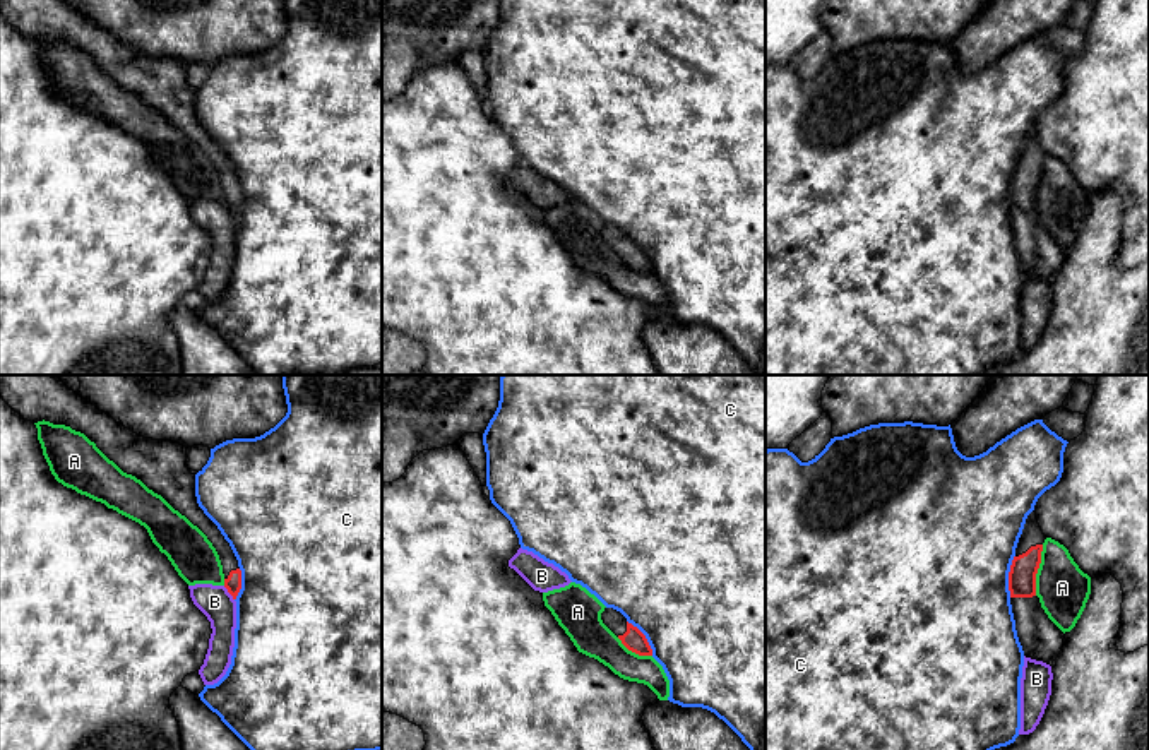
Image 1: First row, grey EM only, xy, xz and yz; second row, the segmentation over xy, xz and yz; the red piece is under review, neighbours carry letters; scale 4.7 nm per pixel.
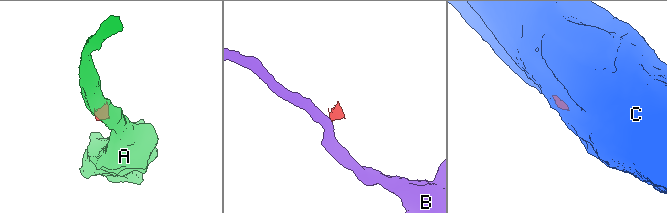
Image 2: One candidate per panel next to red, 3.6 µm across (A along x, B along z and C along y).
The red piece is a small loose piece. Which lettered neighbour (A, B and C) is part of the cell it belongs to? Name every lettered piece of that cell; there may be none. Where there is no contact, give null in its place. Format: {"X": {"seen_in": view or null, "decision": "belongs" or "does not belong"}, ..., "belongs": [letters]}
{"A": {"seen_in": "yz", "decision": "does not belong"}, "B": {"seen_in": "xy", "decision": "does not belong"}, "C": {"seen_in": "yz", "decision": "does not belong"}, "belongs": []}

